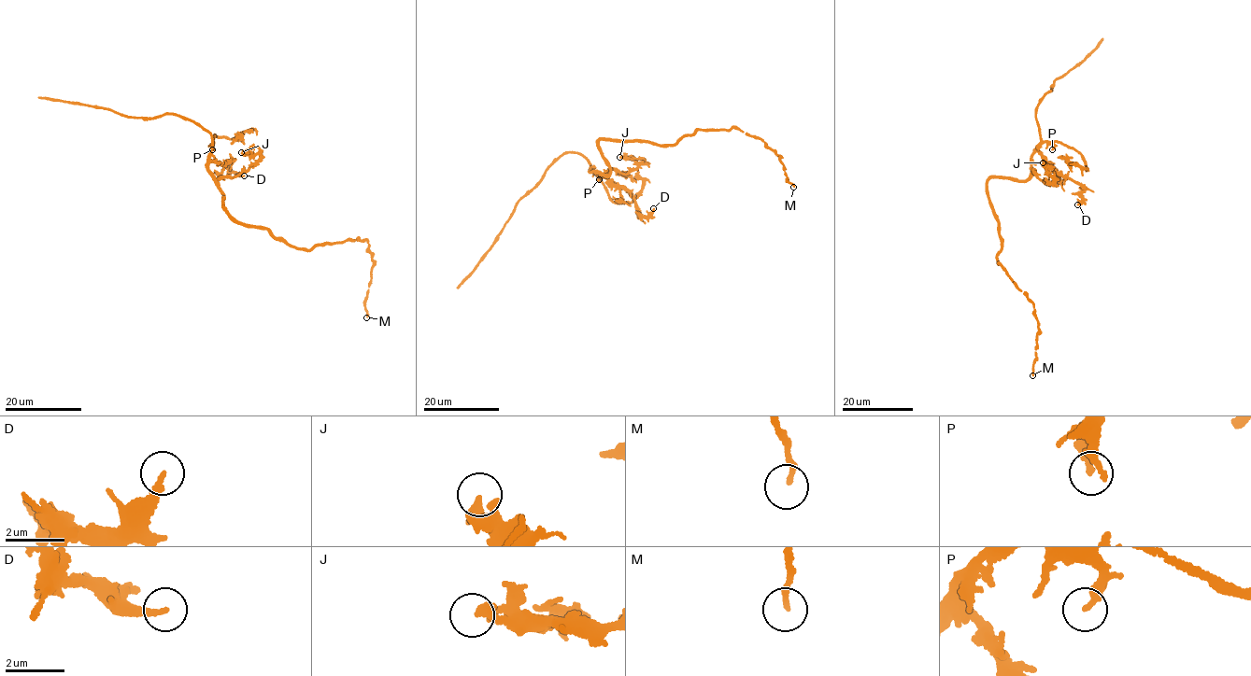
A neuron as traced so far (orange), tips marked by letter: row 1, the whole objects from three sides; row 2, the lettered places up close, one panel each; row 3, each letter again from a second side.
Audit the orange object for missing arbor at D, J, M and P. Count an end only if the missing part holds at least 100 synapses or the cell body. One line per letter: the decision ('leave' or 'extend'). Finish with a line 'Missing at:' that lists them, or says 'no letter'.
D: leave
J: leave
M: leave
P: leave
Missing at: no letter

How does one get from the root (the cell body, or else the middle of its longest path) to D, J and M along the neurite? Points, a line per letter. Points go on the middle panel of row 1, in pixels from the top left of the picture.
D: (601, 150), (610, 173), (604, 175), (597, 170), (591, 171), (629, 192), (640, 217), (647, 216), (653, 208)
J: (601, 150), (610, 169), (605, 175), (616, 168), (627, 173), (644, 162), (640, 159), (619, 157)
M: (601, 150), (603, 138), (670, 145), (697, 130), (735, 127), (779, 156), (793, 187)

